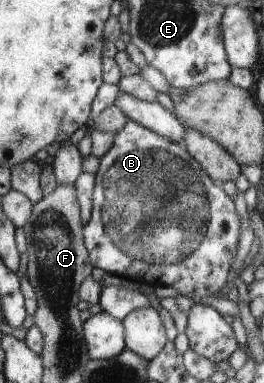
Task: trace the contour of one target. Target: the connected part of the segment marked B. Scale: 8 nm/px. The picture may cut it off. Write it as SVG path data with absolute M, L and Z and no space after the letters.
M128 120L114 134L113 145L99 159L92 216L83 226L84 246L90 264L93 268L101 268L110 275L124 277L135 284L173 286L186 297L191 297L194 304L187 313L185 330L189 348L212 362L228 360L238 348L234 330L224 318L220 318L216 308L202 304L202 298L218 296L226 284L230 262L240 242L242 220L236 214L236 203L224 192L221 184L209 177L201 163L186 150L184 143L170 142L170 139L146 130L146 127L134 121Z

